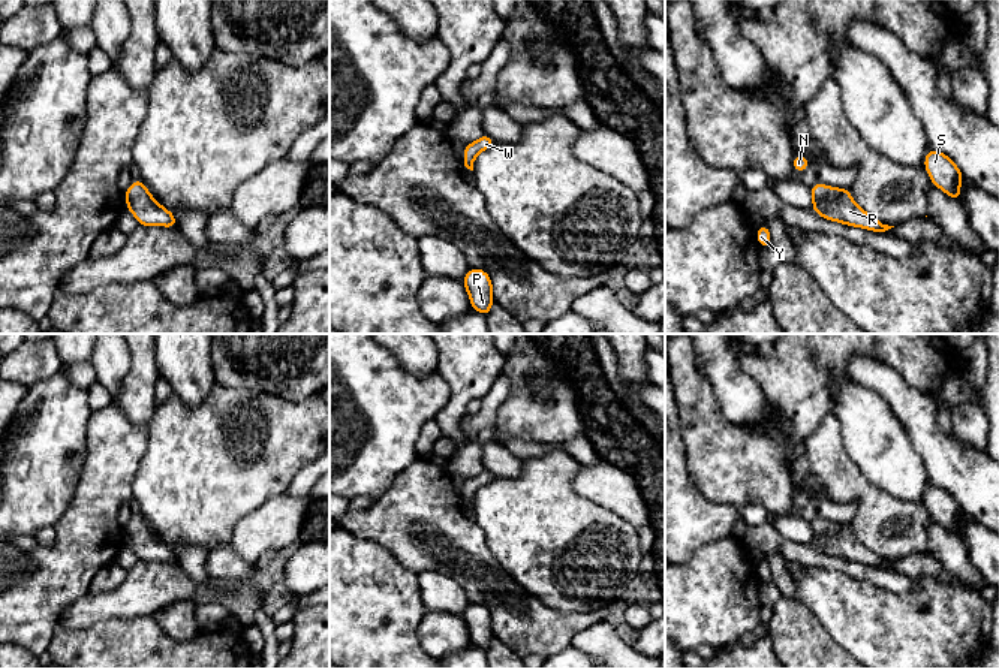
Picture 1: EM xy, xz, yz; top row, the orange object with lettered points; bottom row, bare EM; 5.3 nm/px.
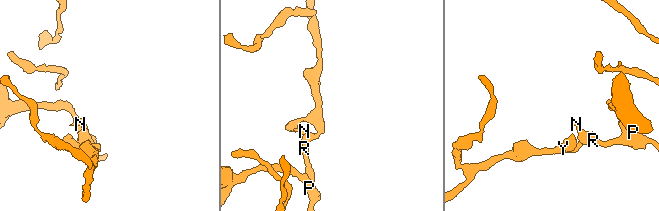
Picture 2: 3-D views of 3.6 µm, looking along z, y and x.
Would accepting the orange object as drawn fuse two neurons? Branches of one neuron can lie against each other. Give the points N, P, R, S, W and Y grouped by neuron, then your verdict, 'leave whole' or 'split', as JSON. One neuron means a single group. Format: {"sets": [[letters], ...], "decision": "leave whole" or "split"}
{"sets": [["N", "P", "R", "S", "W", "Y"]], "decision": "leave whole"}

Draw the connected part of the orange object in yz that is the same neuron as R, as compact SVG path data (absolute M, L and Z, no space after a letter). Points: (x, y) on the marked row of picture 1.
M816 183L810 187L813 204L812 210L830 222L840 222L846 226L869 229L873 232L885 232L894 226L888 226L867 214L852 199L849 189L836 189Z

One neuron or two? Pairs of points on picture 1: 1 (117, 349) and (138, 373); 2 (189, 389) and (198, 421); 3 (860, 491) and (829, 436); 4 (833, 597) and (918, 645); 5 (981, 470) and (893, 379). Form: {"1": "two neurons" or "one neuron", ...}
{"1": "two neurons", "2": "two neurons", "3": "one neuron", "4": "one neuron", "5": "one neuron"}

